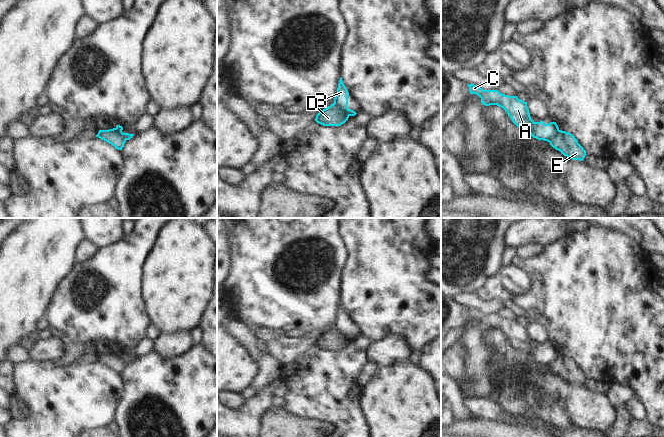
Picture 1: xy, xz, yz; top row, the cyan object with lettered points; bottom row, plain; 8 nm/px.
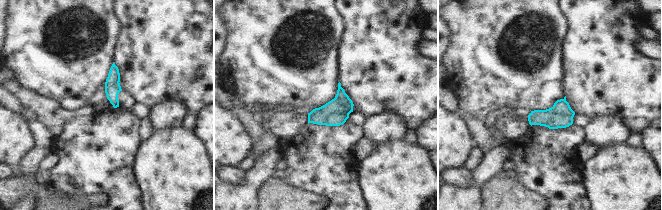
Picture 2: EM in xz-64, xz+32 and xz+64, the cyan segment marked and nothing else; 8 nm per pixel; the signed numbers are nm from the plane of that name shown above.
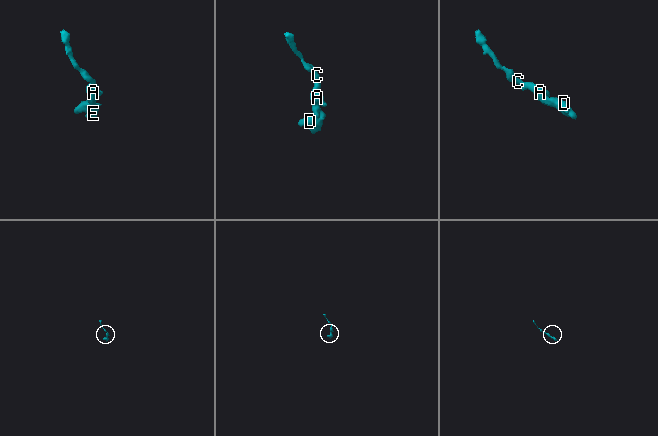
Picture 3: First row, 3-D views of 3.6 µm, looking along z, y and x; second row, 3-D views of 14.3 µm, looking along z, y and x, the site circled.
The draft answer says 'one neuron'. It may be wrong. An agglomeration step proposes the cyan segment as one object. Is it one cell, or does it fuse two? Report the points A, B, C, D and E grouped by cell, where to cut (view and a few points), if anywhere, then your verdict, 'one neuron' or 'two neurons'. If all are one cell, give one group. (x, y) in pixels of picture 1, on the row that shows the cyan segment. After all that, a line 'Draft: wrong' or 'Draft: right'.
A B C / D E | xz (334, 102), (348, 116) | two neurons
Draft: wrong

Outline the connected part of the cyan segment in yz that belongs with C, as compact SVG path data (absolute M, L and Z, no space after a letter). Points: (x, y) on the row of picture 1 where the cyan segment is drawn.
M468 84L468 87L470 94L478 95L483 105L497 105L503 108L512 122L529 132L533 138L549 142L560 131L556 122L549 124L545 124L543 121L534 122L531 119L527 102L520 100L517 96L508 96L498 90L483 90L474 84Z

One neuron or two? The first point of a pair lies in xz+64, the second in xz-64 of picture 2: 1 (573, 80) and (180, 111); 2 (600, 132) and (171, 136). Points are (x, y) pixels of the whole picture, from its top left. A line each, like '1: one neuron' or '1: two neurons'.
1: two neurons
2: two neurons

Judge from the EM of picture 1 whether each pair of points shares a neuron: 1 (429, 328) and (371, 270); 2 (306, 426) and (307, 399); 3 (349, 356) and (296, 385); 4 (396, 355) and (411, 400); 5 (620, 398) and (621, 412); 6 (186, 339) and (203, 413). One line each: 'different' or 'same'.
1: same
2: different
3: same
4: different
5: different
6: different

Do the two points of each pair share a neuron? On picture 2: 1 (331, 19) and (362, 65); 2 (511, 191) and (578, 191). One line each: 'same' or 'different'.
1: different
2: different

